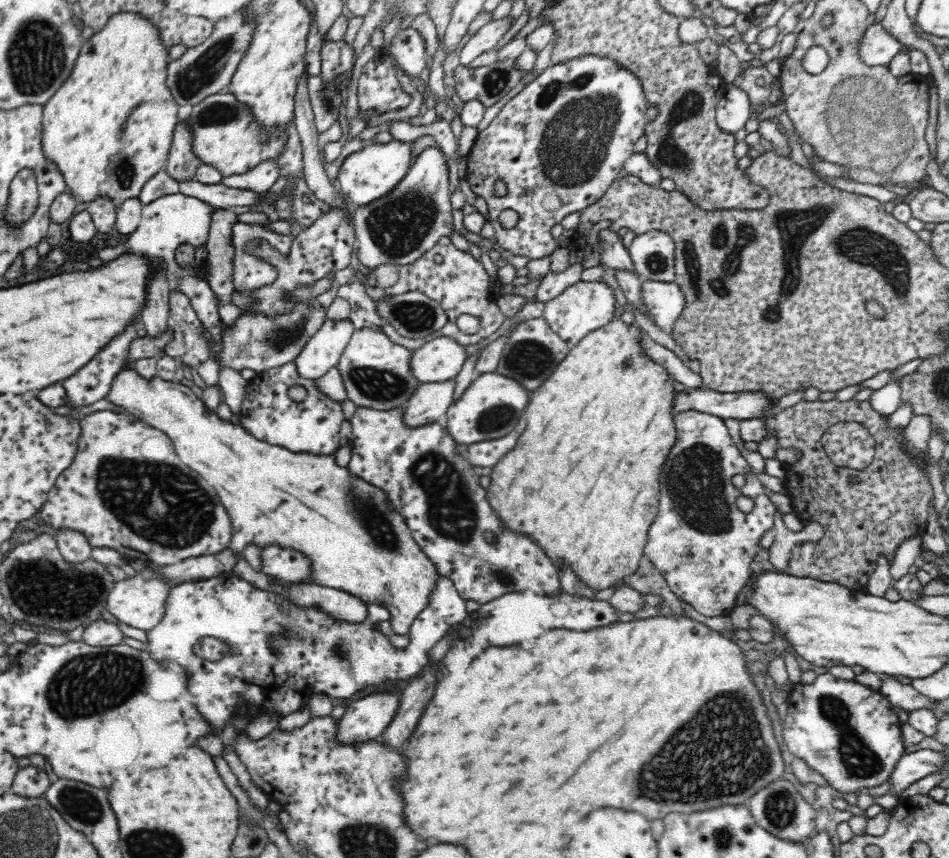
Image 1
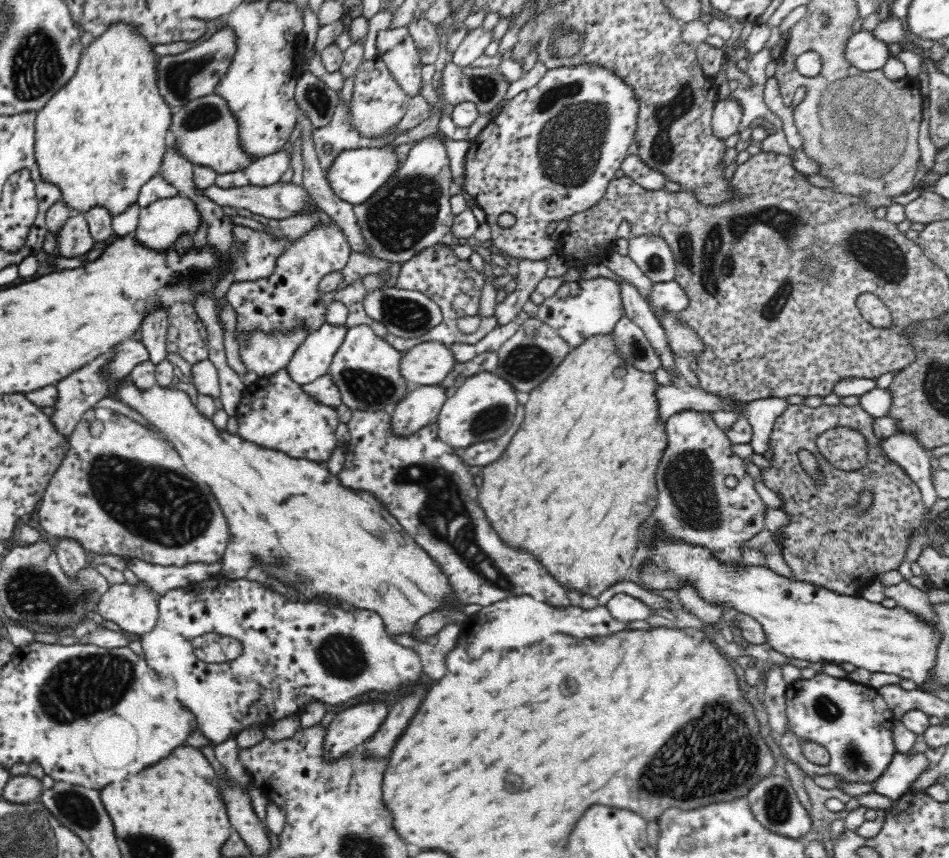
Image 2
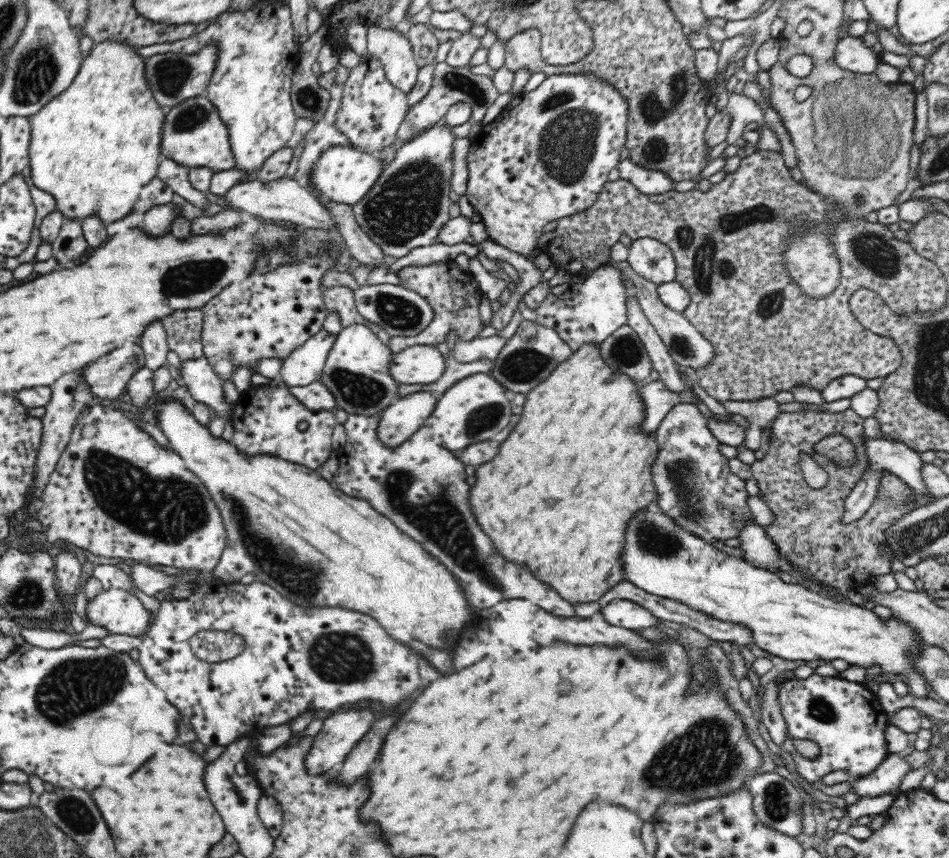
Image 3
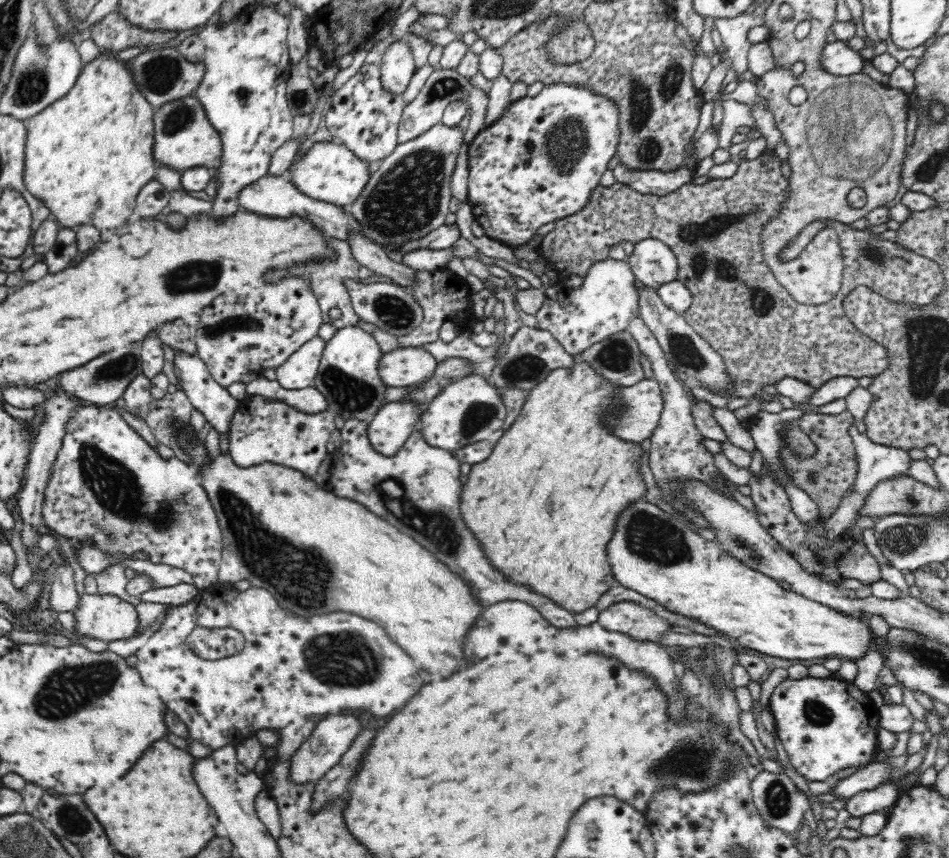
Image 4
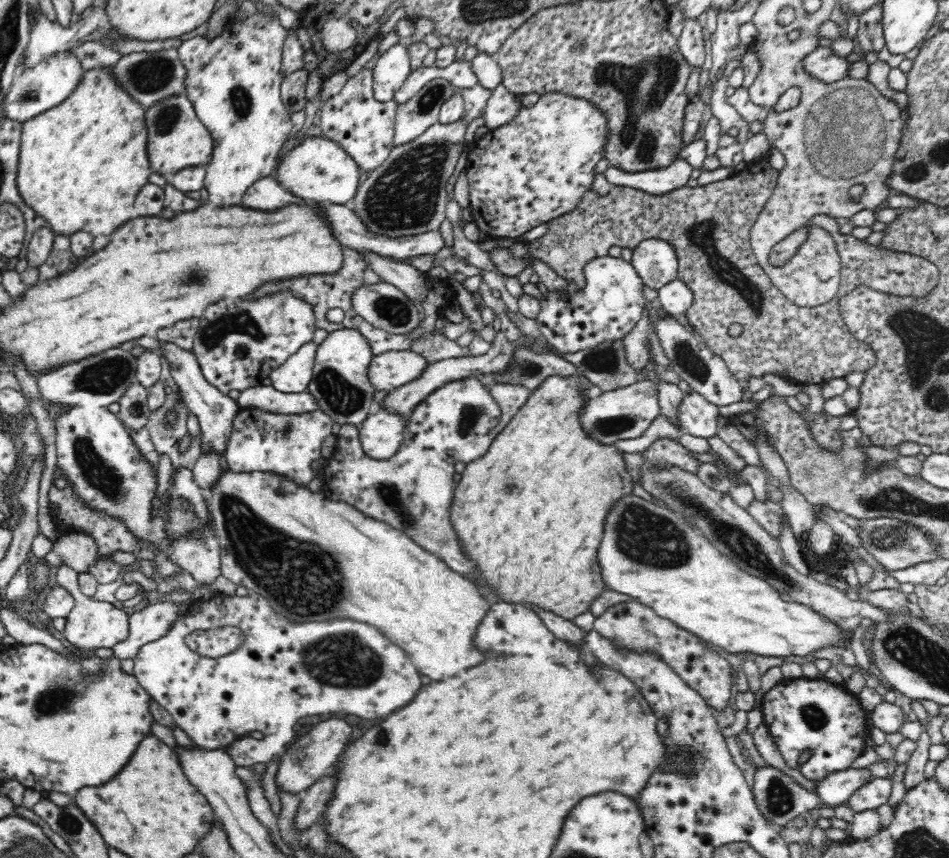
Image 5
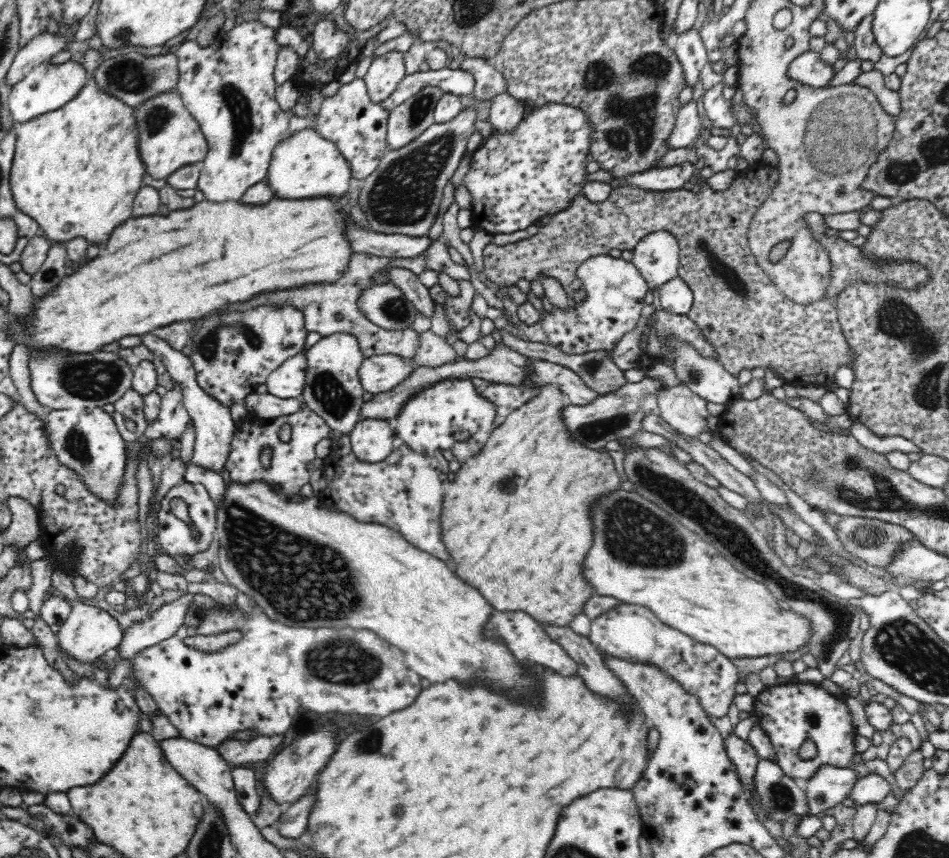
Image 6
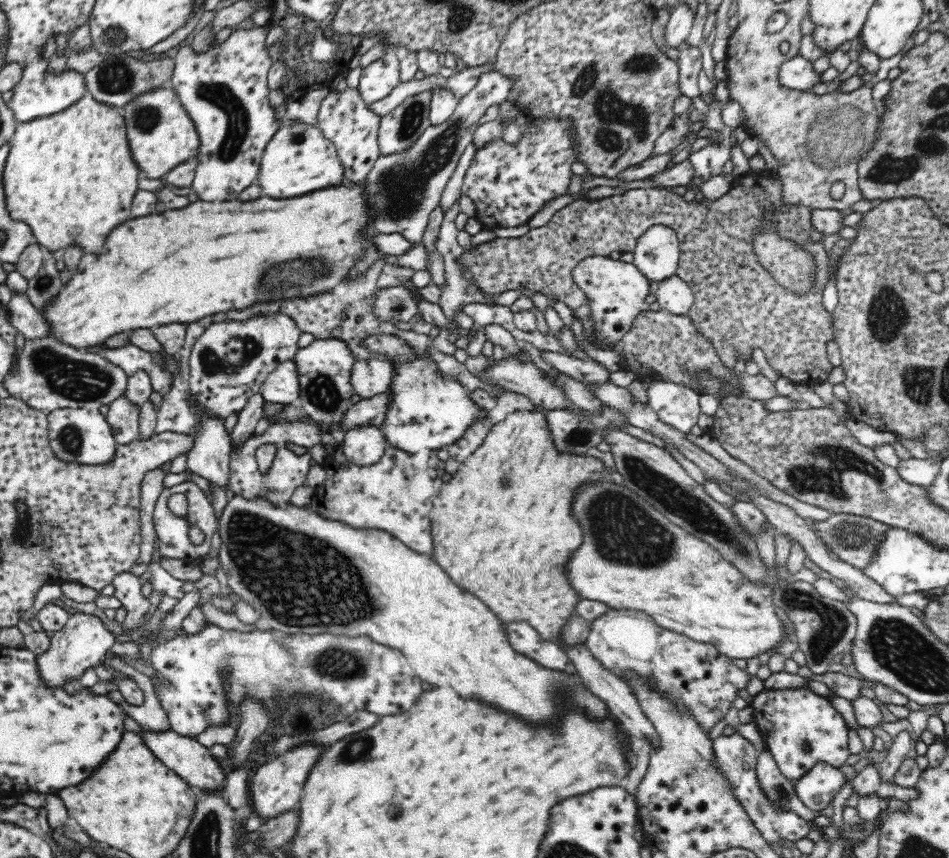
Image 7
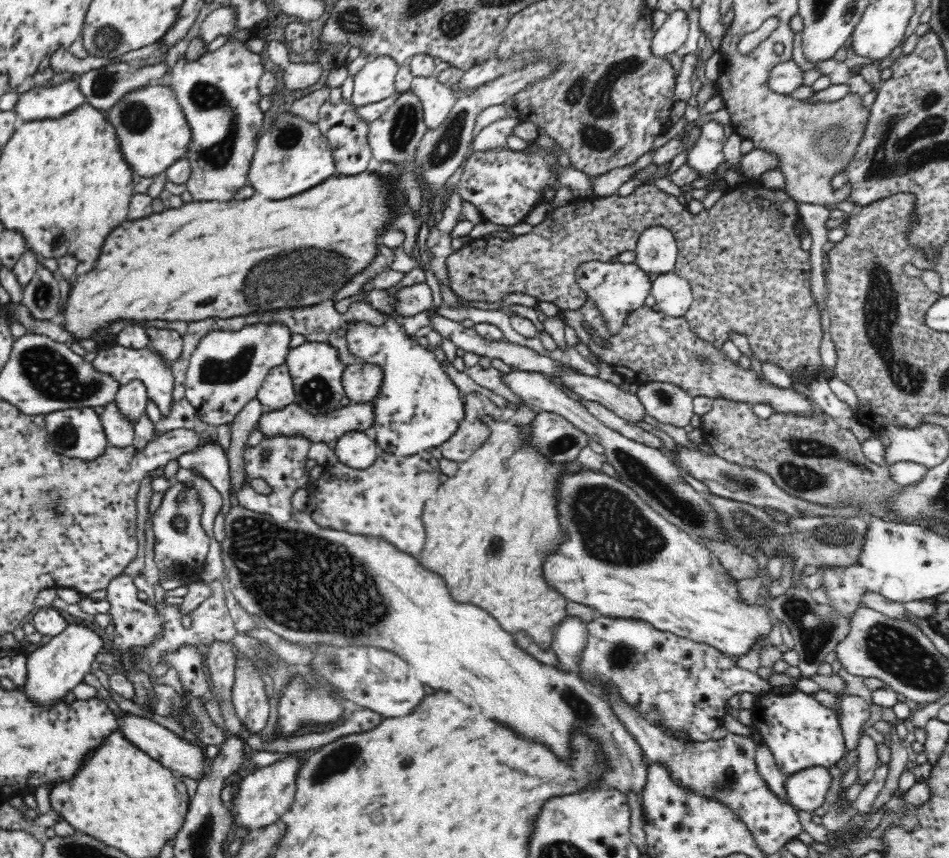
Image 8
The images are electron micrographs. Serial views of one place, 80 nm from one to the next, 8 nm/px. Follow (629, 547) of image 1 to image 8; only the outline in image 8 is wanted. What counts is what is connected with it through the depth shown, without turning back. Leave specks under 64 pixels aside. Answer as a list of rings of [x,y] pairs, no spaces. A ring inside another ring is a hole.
[[[494,421],[494,426],[489,426],[489,437],[480,445],[471,455],[468,460],[459,463],[458,471],[453,477],[443,478],[442,483],[438,486],[438,489],[432,497],[430,497],[422,510],[422,525],[424,525],[424,546],[420,550],[420,554],[414,556],[414,559],[418,561],[420,567],[428,571],[440,575],[440,579],[446,583],[446,589],[450,593],[450,597],[456,601],[456,603],[472,603],[474,606],[478,606],[486,613],[490,613],[504,631],[508,631],[511,635],[515,635],[522,631],[526,633],[526,637],[530,637],[538,647],[542,650],[550,649],[552,642],[552,631],[556,626],[564,620],[566,617],[566,599],[554,591],[554,589],[548,589],[544,577],[542,577],[542,562],[544,562],[544,556],[548,550],[552,550],[554,546],[558,546],[558,542],[564,538],[562,532],[560,532],[560,526],[558,526],[558,516],[556,516],[556,497],[554,497],[554,490],[556,490],[556,480],[559,479],[561,473],[565,472],[565,467],[570,467],[571,470],[580,470],[579,463],[550,463],[548,457],[540,455],[538,451],[534,451],[534,447],[530,445],[522,445],[522,432],[524,432],[524,425],[514,425],[512,421]]]

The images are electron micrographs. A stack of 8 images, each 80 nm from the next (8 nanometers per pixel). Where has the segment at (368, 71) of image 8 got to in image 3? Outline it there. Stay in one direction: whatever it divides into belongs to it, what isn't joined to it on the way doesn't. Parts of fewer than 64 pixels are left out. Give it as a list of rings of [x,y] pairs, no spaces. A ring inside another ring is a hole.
[[[374,25],[366,32],[366,46],[382,63],[388,82],[400,92],[410,92],[419,71],[410,41],[393,29]]]

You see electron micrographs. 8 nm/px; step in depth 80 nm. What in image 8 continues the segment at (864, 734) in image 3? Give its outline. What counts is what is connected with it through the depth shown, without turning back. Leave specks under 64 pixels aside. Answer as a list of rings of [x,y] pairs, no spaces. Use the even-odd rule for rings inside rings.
[[[797,690],[794,694],[764,693],[757,696],[756,703],[751,709],[753,725],[762,736],[768,749],[772,751],[778,768],[785,774],[794,774],[815,766],[837,766],[844,758],[845,741],[840,729],[840,722],[832,709],[826,708],[812,696]]]

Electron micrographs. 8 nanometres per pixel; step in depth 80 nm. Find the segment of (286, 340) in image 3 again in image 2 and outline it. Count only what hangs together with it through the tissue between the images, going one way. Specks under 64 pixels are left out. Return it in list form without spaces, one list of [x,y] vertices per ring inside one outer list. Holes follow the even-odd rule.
[[[336,225],[330,228],[316,228],[304,238],[296,240],[277,258],[275,272],[270,276],[258,280],[234,282],[220,300],[214,297],[214,311],[218,323],[223,326],[223,333],[226,329],[219,314],[224,305],[230,304],[236,311],[235,338],[238,342],[250,340],[256,332],[267,334],[271,338],[296,334],[300,330],[307,330],[307,335],[314,334],[326,323],[327,307],[322,300],[326,292],[319,291],[319,282],[330,272],[342,271],[350,253],[346,236]]]

